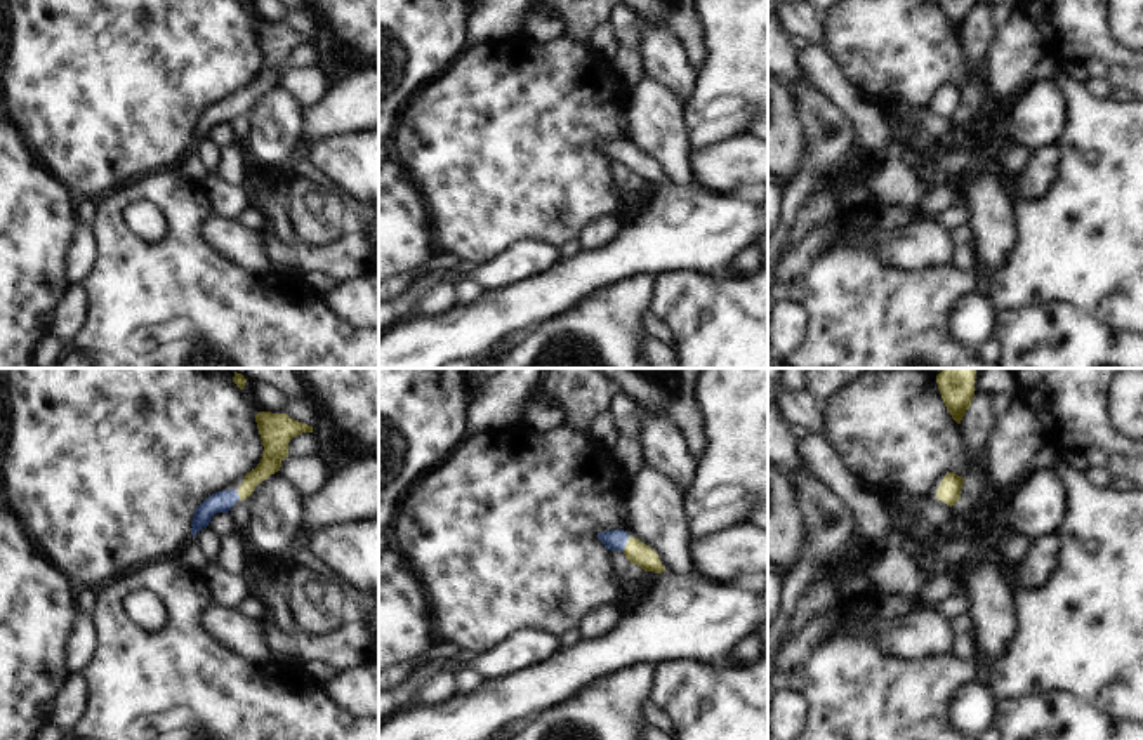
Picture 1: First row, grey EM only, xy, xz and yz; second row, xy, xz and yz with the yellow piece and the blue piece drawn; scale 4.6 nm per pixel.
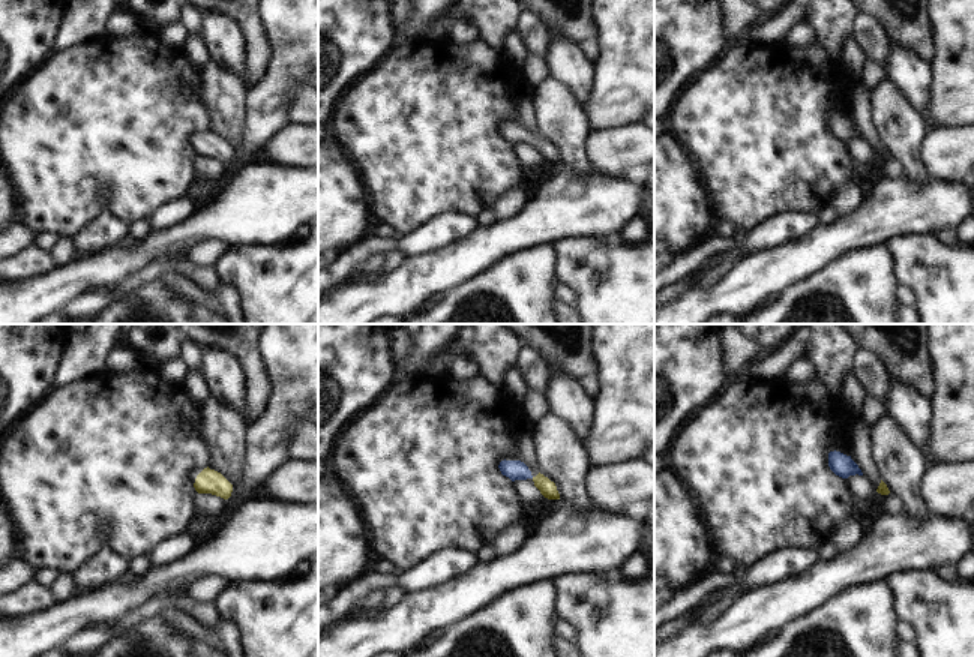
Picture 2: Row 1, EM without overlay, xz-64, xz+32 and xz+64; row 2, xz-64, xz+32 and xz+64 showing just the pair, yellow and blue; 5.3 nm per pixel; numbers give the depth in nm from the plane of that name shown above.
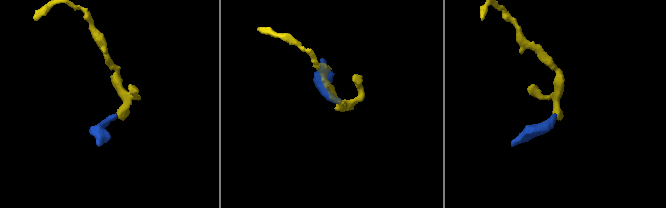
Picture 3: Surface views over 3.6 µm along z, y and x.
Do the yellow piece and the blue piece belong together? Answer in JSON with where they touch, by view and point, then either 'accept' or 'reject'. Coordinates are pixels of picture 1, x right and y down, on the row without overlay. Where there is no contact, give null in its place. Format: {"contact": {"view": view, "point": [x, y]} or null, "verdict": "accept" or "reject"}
{"contact": {"view": "xz", "point": [626, 155]}, "verdict": "accept"}

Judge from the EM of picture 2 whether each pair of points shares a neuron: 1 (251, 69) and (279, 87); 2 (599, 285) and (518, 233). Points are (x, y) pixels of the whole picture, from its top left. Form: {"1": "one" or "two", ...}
{"1": "two", "2": "two"}

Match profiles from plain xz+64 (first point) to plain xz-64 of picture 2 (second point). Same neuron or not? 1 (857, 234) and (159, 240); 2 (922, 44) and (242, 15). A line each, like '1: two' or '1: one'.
1: one
2: one

